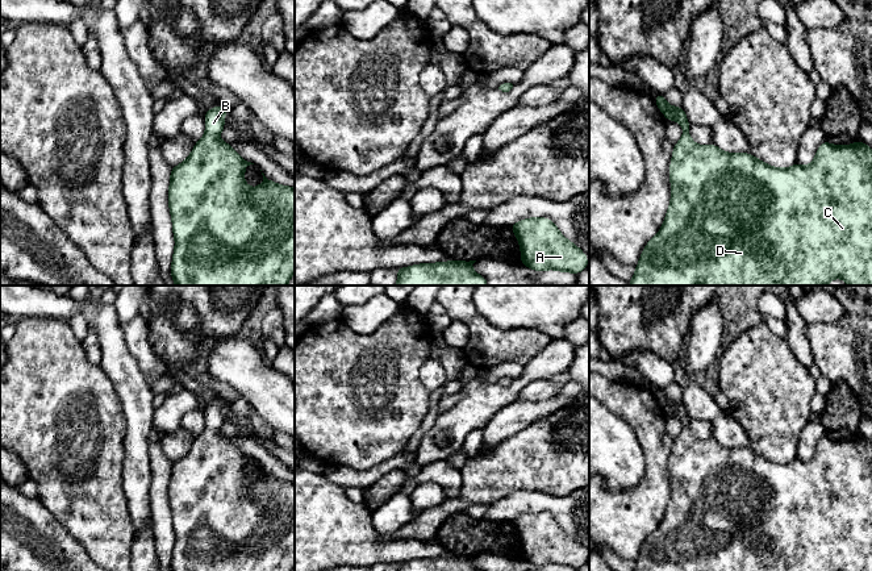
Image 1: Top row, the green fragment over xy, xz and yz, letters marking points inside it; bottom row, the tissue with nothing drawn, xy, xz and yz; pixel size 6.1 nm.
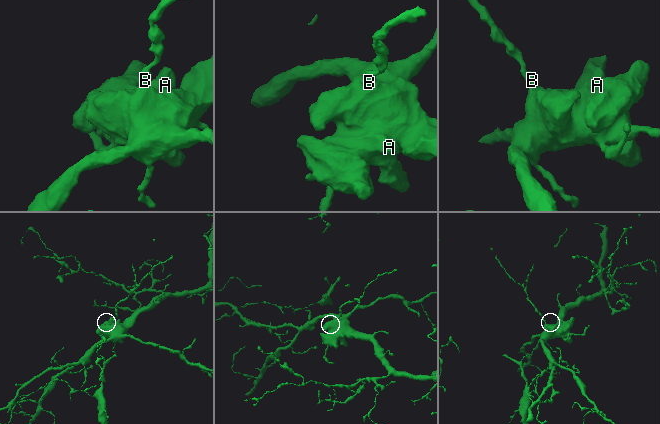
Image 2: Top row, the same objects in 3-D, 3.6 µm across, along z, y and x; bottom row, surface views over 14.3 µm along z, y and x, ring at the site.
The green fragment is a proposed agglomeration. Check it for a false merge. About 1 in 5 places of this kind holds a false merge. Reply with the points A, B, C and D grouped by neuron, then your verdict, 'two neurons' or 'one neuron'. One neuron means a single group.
A B C D; one neuron

